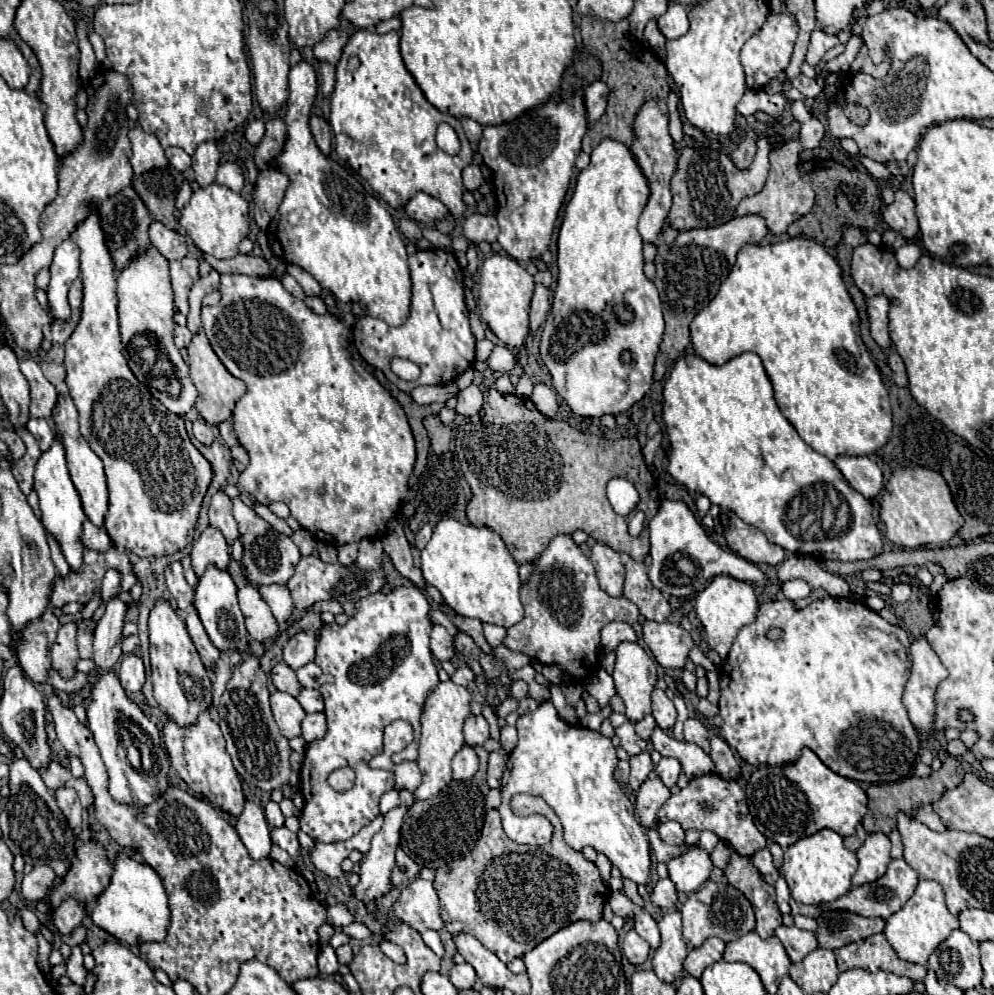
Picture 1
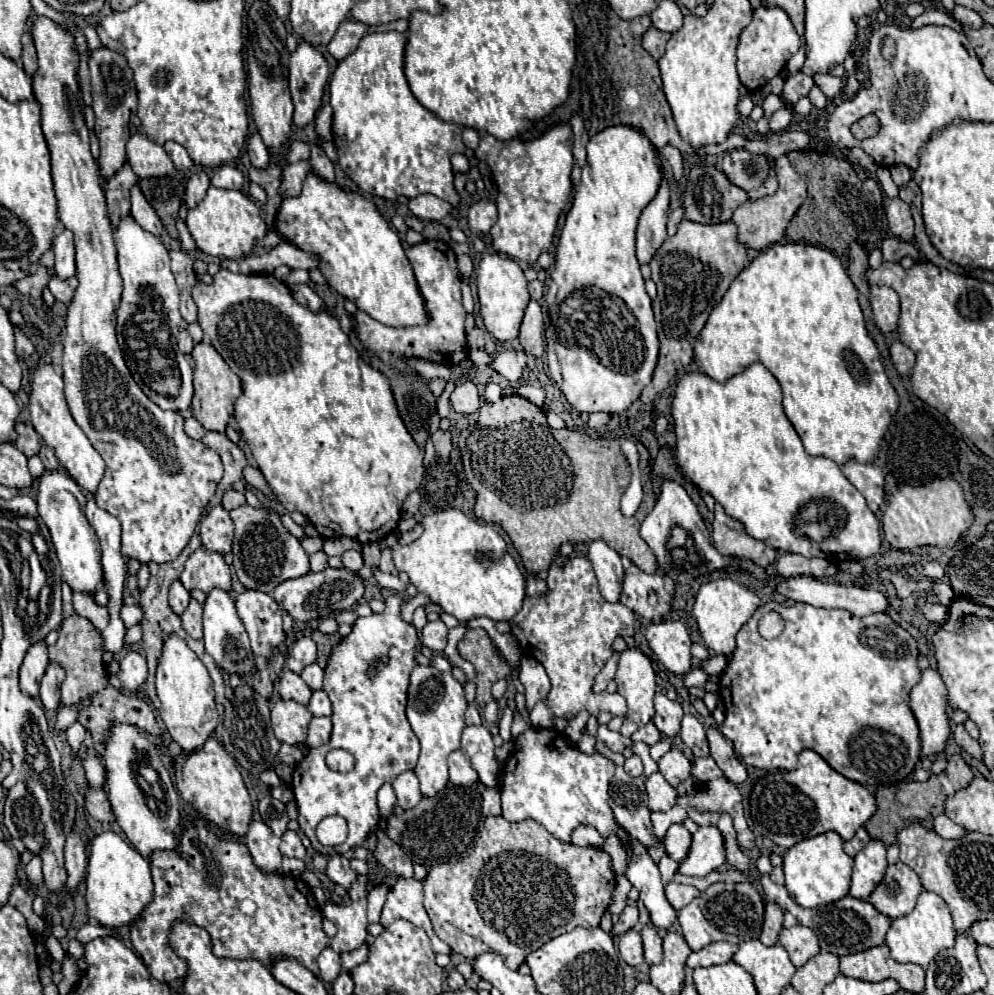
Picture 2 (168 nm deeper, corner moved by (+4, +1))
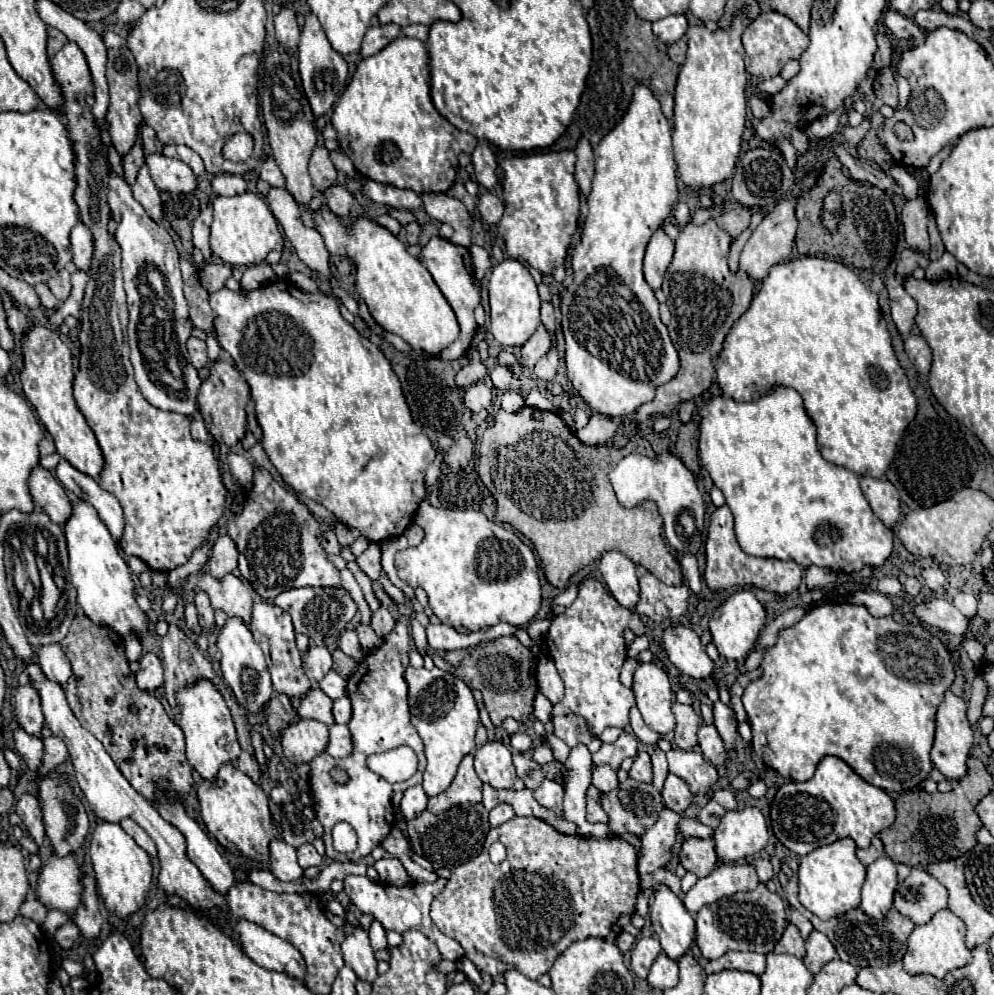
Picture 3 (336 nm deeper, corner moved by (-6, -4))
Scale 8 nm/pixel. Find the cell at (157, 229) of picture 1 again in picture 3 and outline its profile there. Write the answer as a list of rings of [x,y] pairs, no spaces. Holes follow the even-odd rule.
[[[144,164],[138,170],[138,178],[136,184],[132,186],[134,198],[144,206],[144,210],[150,214],[152,220],[160,220],[162,216],[162,202],[160,202],[160,190],[154,186],[150,174],[148,174],[148,166]]]

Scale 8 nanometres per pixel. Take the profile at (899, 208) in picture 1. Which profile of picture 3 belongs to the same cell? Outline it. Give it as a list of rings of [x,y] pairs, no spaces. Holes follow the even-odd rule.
[[[922,197],[916,200],[908,200],[902,208],[902,224],[904,224],[904,236],[912,250],[920,254],[928,254],[930,240],[928,240],[928,204]]]

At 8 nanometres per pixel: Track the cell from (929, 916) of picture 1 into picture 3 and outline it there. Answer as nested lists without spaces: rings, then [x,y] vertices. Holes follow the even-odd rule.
[[[940,910],[928,924],[916,926],[914,932],[910,934],[908,952],[904,954],[902,960],[904,970],[908,974],[932,974],[936,978],[944,978],[948,972],[966,966],[968,962],[972,962],[972,954],[964,944],[964,934],[966,934],[964,922],[950,910]]]

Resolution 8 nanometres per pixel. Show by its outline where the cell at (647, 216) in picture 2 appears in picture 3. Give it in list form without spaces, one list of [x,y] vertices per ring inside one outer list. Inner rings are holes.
[[[658,228],[648,242],[644,256],[644,278],[654,292],[662,286],[662,278],[666,268],[670,266],[672,254],[674,254],[674,242],[664,234],[662,228]]]

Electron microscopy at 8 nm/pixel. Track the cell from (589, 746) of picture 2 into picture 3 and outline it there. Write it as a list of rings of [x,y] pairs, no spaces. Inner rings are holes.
[[[598,766],[598,768],[594,768],[592,786],[596,786],[600,792],[610,792],[610,790],[618,788],[616,772],[610,766]]]

